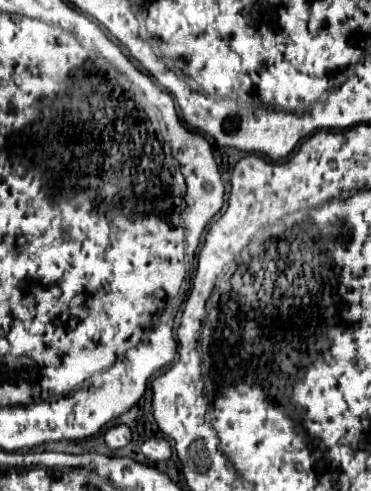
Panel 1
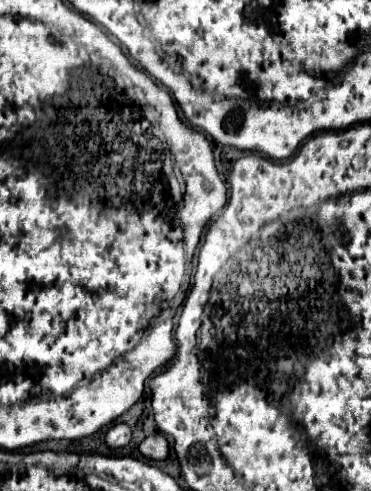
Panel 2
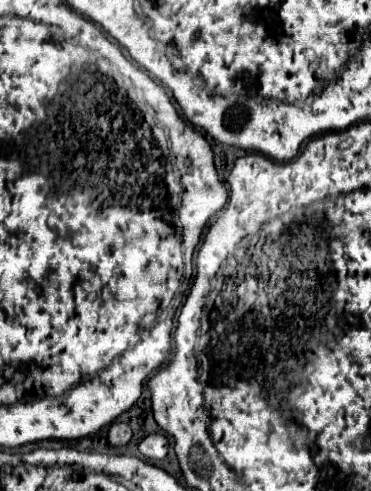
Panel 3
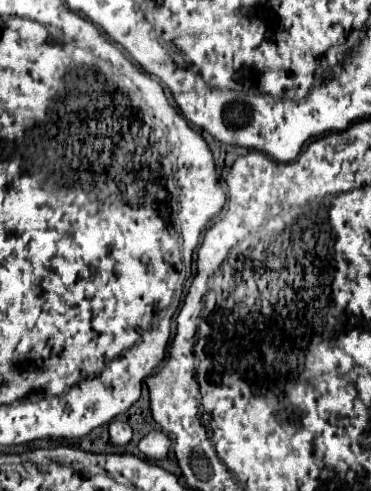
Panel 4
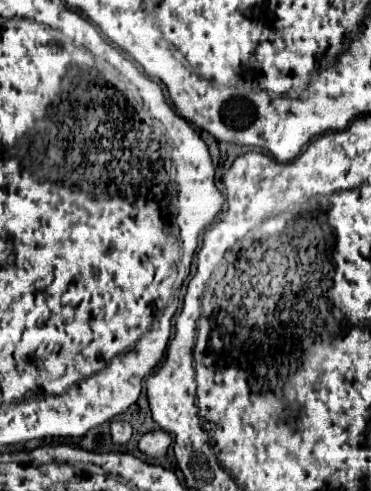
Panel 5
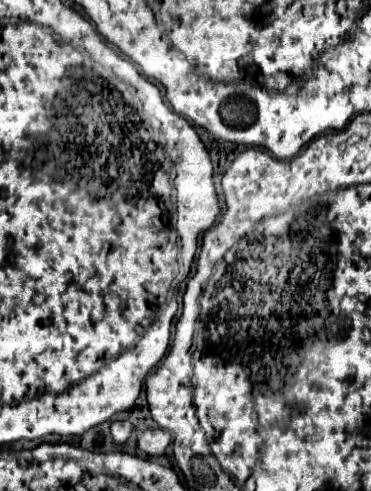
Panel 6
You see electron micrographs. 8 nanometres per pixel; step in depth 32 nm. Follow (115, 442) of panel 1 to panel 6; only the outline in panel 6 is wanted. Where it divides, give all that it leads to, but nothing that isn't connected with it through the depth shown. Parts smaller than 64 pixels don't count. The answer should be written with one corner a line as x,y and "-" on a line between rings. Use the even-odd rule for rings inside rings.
112,422
112,438
114,438
116,444
126,442
128,436
130,436
130,432
132,432
130,422

